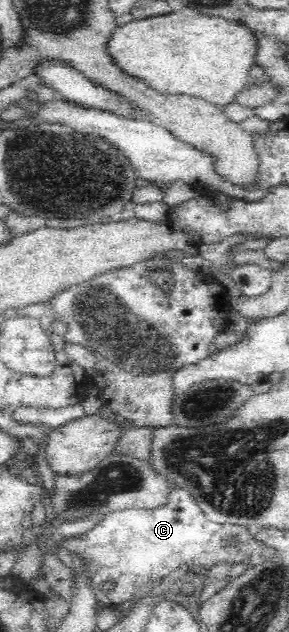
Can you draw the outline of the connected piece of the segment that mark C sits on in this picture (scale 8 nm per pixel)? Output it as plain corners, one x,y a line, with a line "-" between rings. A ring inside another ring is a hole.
170,484
169,502
163,508
154,510
132,510
125,508
105,514
105,518
89,532
84,539
67,539
63,545
70,551
79,548
84,556
92,559
95,573
92,584
95,584
96,595
105,607
114,607
128,599
141,586
149,585
159,577
164,577
180,565
189,563
191,570
206,566
211,568
219,560
239,562
241,557
228,558
236,544
235,538
245,534
245,528
233,524
221,524
207,520
193,495

